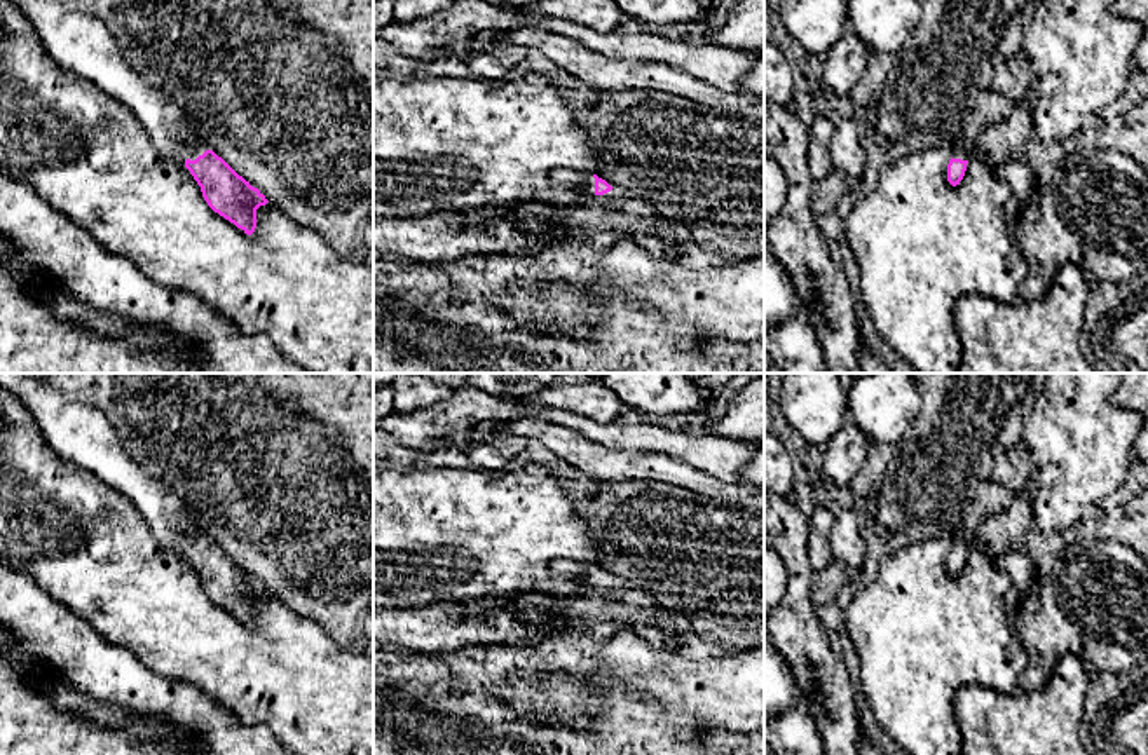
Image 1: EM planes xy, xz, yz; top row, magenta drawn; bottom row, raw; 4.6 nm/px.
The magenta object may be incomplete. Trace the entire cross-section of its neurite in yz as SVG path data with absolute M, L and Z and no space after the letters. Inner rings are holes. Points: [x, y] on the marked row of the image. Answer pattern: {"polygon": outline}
{"polygon": "M994 89L979 94L974 108L967 113L960 138L951 145L947 181L956 187L965 176L968 159L977 152L979 136L998 126L1012 110L1012 101Z"}

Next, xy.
{"polygon": "M5 0L17 7L37 30L47 54L63 68L84 77L108 96L124 103L150 134L152 143L164 159L183 164L197 185L208 206L251 235L256 228L256 209L269 201L239 176L222 157L201 139L187 113L127 59L105 21L68 9L59 0Z"}

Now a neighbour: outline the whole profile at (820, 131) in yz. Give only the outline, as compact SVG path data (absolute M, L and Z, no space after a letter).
M818 115L808 126L808 134L810 134L808 164L810 164L811 178L815 181L822 180L834 169L829 152L829 145L834 136L834 131L836 131L836 124L822 115Z

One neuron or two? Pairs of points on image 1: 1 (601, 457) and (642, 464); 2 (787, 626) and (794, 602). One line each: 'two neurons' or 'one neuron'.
1: one neuron
2: one neuron

